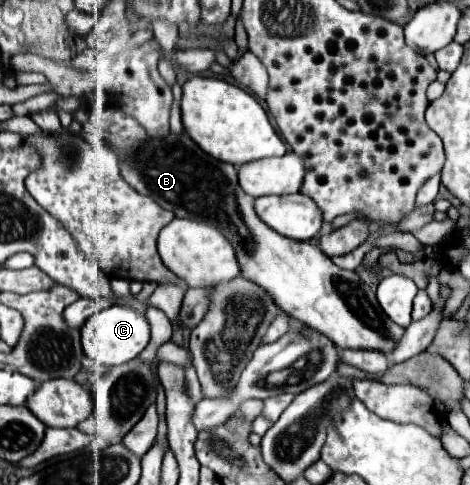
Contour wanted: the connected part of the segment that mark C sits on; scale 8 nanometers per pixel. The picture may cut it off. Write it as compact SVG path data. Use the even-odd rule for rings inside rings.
M112 305L92 315L88 323L84 323L80 333L82 333L84 353L88 355L88 359L92 363L106 365L106 367L114 367L114 365L132 361L134 357L138 357L144 351L144 347L150 341L150 325L146 317L128 305Z

